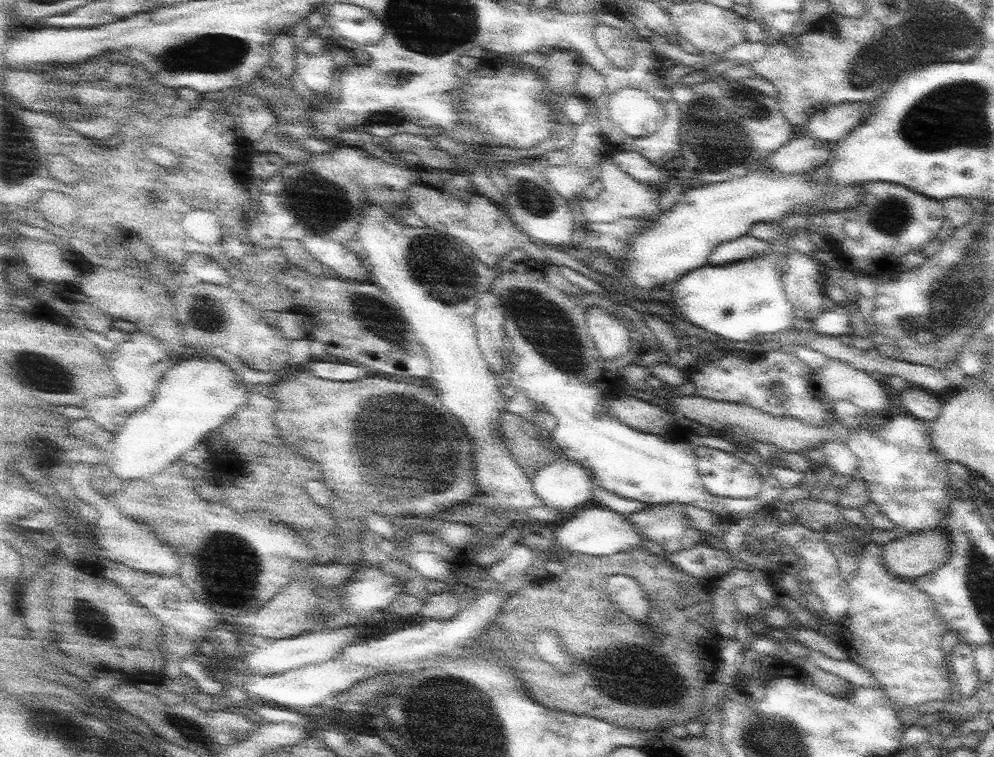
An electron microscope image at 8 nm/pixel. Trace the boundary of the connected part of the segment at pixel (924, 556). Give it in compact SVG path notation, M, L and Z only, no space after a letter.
M945 523L932 530L921 530L912 534L900 535L897 540L888 542L883 546L886 568L895 576L908 580L914 580L933 573L945 562L948 562L950 555L951 542Z

